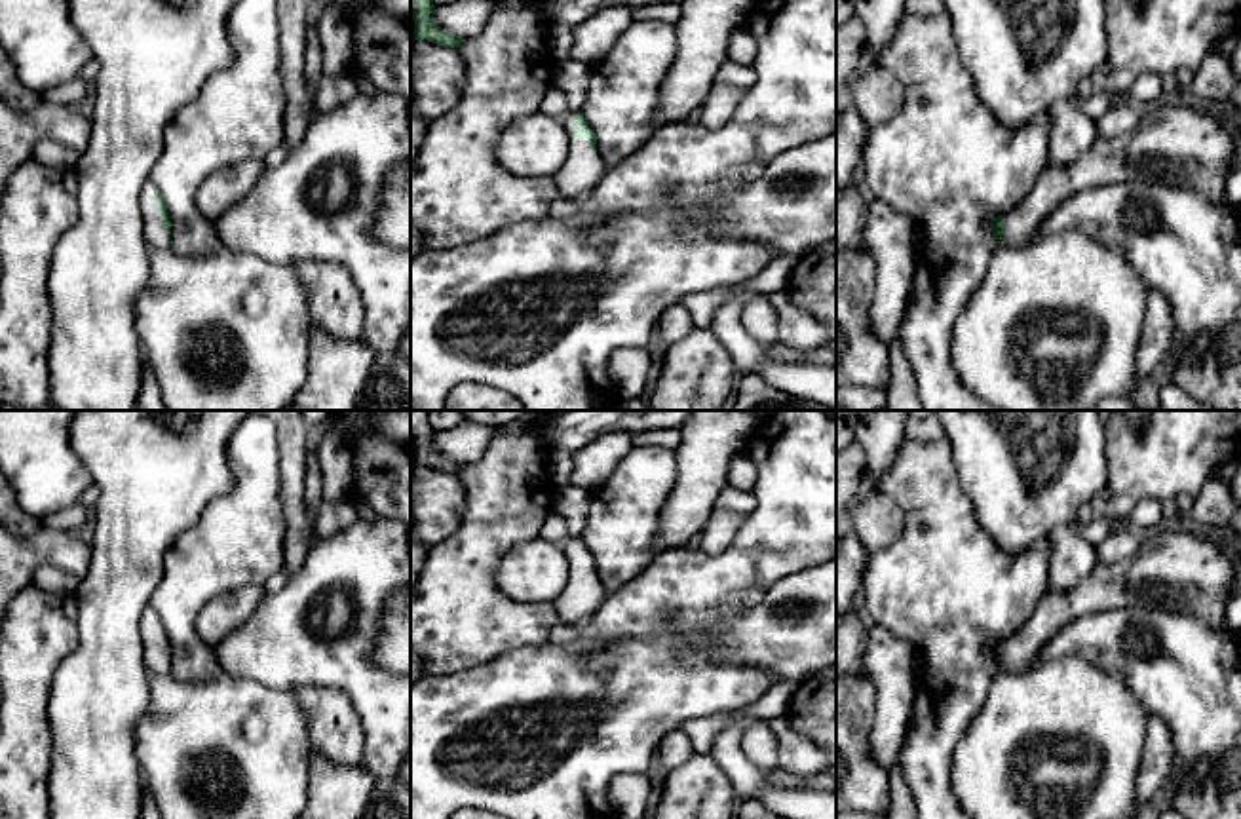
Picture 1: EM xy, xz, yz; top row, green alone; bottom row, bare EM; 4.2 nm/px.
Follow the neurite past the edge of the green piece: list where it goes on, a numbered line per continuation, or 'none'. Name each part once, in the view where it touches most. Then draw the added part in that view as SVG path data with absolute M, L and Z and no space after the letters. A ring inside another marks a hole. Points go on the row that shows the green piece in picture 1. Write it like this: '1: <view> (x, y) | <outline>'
1: xy (154, 232) | M146 182L141 190L141 217L144 222L144 239L152 249L165 249L165 228L162 215L154 207L154 190L152 182Z

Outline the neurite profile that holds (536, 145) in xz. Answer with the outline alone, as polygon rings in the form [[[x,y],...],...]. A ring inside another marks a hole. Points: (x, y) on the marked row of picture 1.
[[[542,112],[517,118],[496,143],[500,165],[526,179],[553,177],[568,152],[570,137],[563,120]]]

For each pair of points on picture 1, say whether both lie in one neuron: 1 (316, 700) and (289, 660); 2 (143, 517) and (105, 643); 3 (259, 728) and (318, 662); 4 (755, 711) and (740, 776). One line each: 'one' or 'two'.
1: two
2: one
3: two
4: one

